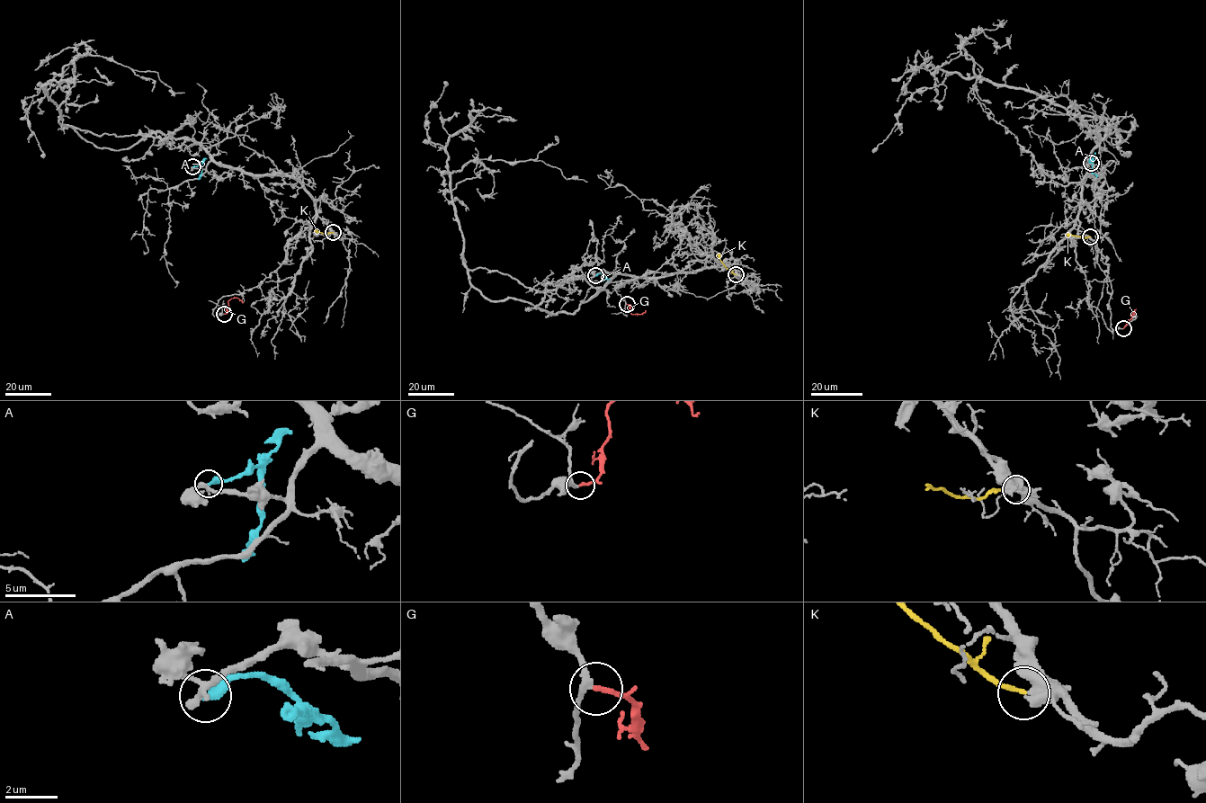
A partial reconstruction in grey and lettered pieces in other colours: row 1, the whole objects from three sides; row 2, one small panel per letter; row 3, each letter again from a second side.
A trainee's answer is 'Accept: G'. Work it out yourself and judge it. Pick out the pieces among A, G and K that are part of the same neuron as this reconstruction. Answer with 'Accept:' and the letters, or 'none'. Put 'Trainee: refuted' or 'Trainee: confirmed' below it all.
Accept: G
Trainee: confirmed

